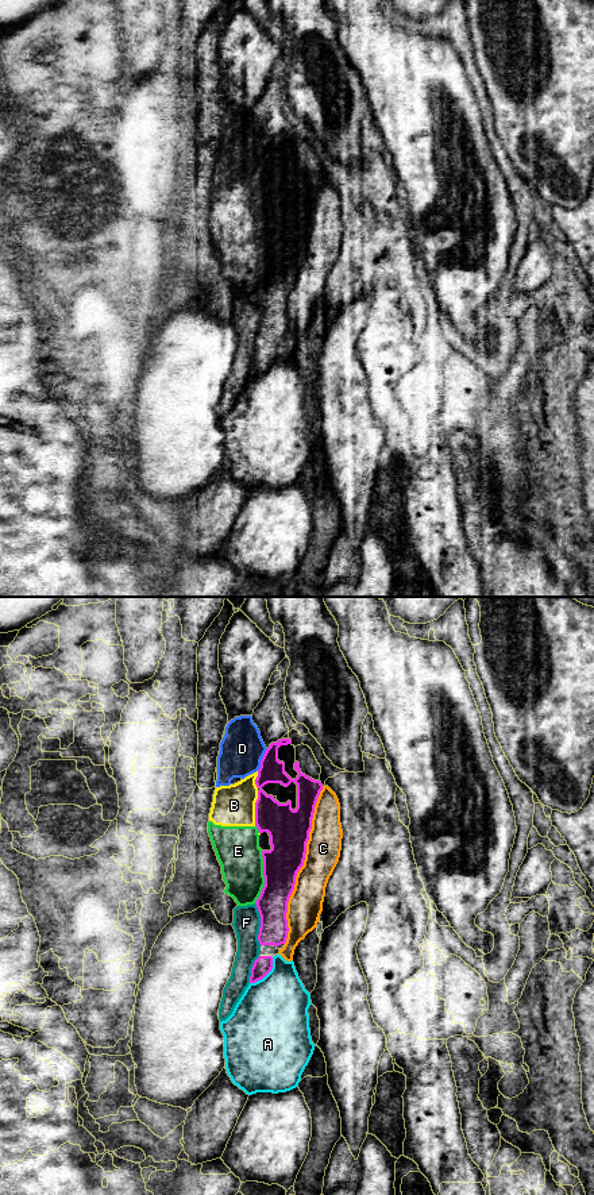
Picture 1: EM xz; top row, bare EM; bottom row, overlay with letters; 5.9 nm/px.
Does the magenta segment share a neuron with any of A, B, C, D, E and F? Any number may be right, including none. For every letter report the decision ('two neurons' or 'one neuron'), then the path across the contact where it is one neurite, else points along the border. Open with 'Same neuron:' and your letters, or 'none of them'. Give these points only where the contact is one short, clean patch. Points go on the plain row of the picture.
Same neuron: none of them
A: two neurons
B: two neurons
C: two neurons
D: two neurons | along xz (267, 143), (257, 165)
E: two neurons
F: two neurons

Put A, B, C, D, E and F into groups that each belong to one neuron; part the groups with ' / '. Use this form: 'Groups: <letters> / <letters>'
Groups: A / B D E / C / F

